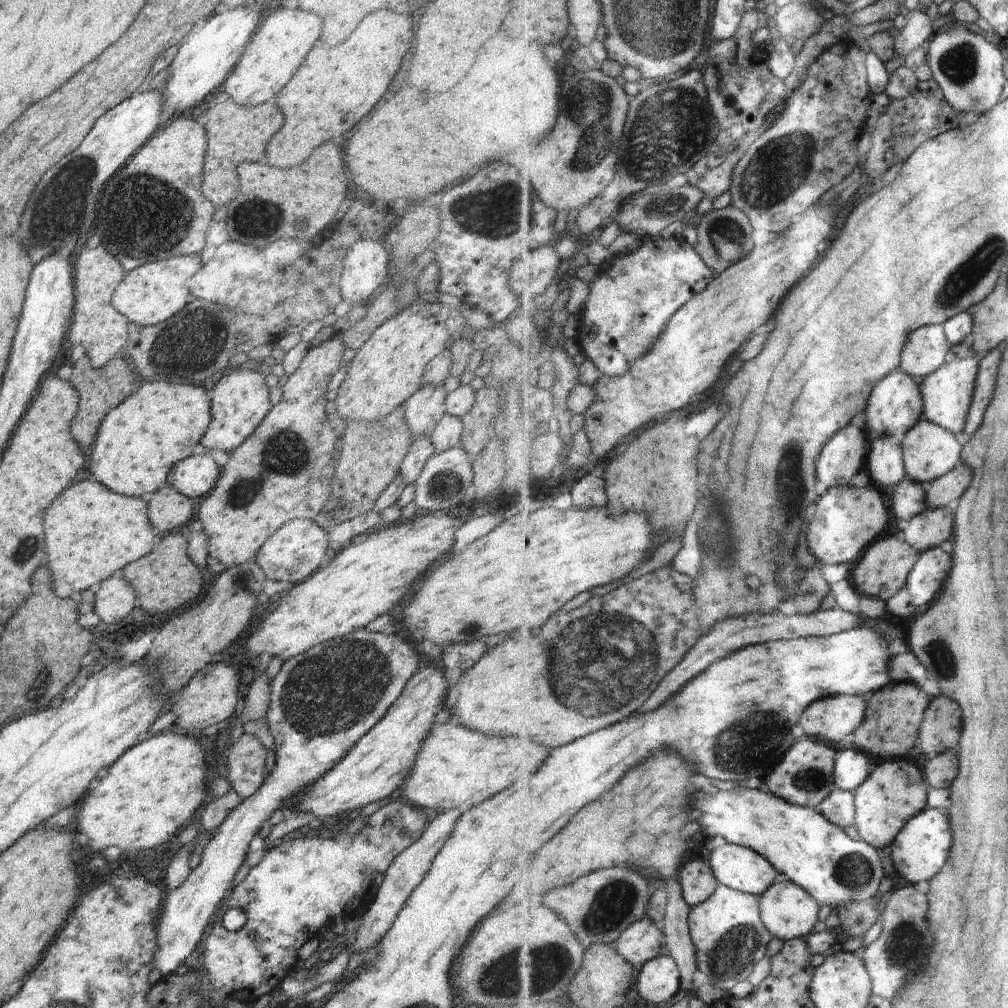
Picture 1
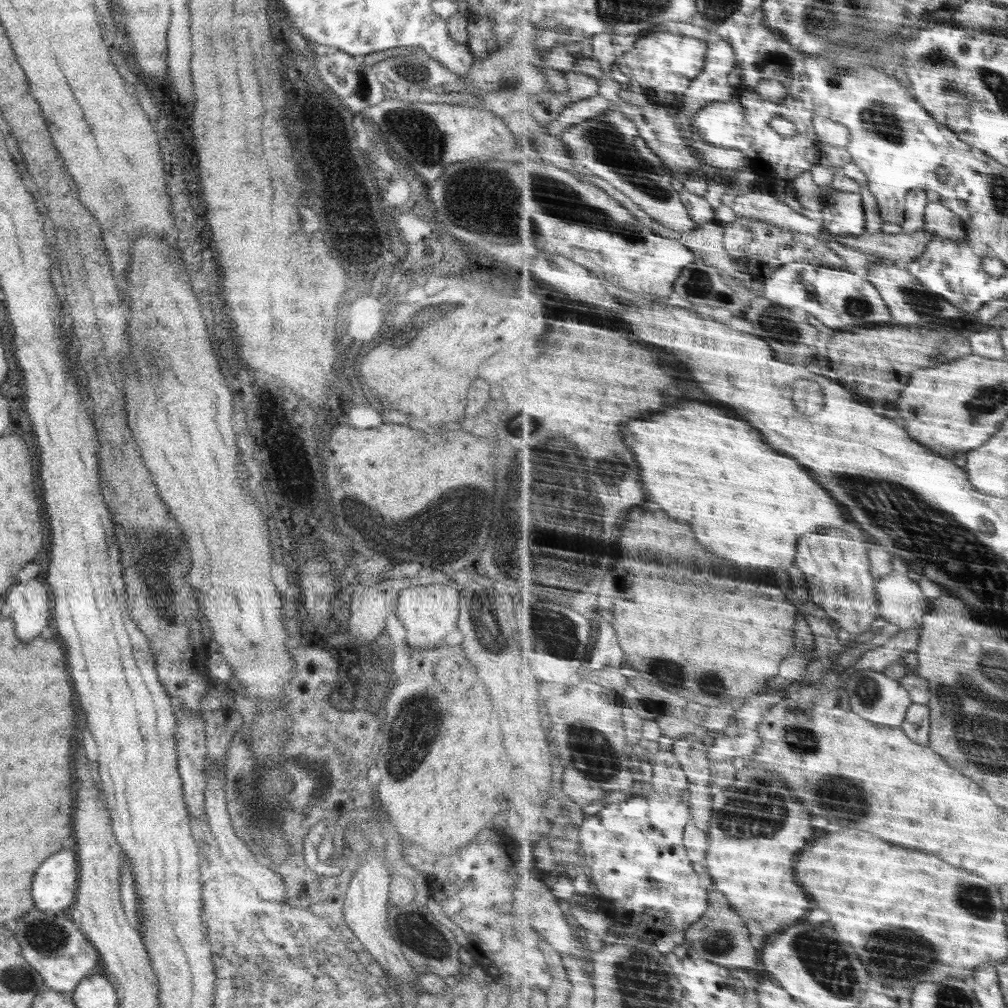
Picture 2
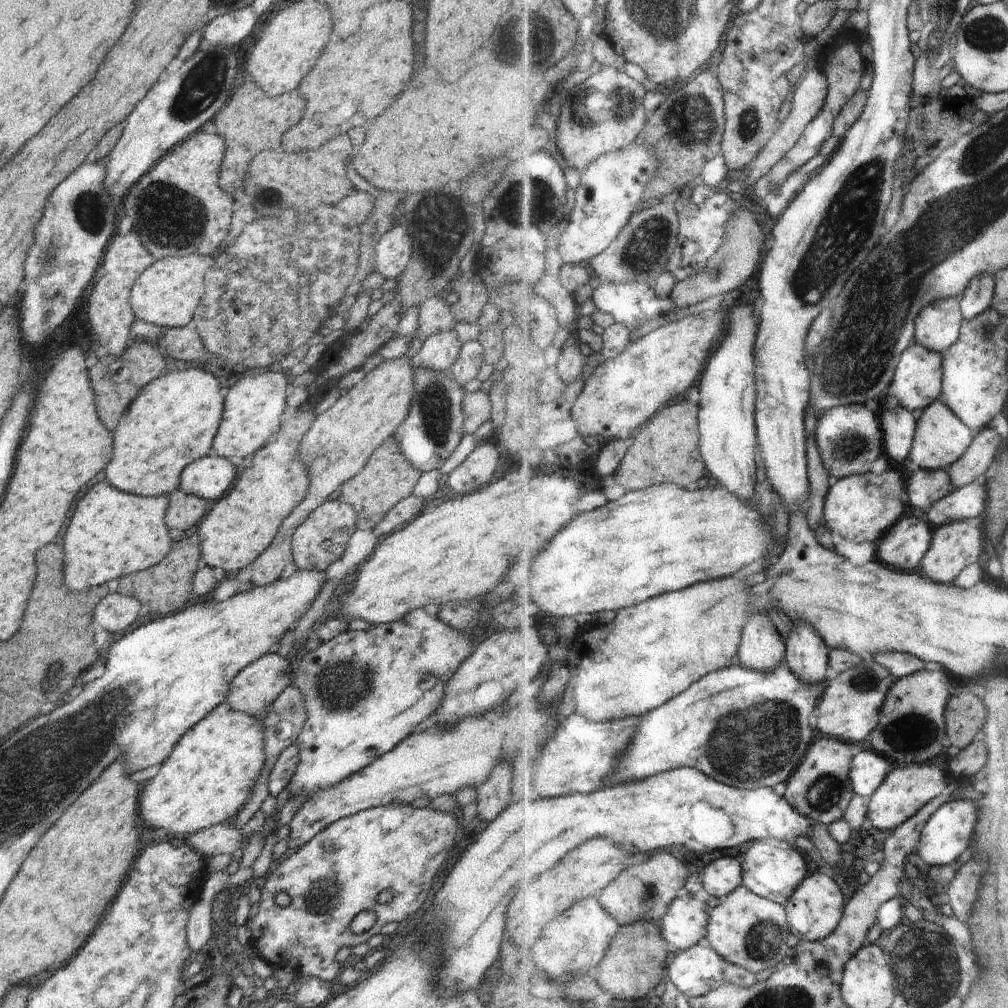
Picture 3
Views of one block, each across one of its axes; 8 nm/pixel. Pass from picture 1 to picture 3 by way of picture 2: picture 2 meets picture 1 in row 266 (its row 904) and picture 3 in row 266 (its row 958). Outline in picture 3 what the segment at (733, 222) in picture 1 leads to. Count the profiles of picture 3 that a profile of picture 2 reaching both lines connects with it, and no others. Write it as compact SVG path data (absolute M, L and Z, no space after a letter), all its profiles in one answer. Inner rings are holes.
M742 210L742 216L738 216L738 220L734 220L734 228L730 228L730 240L726 240L726 248L718 252L718 260L714 260L714 264L710 264L706 272L700 272L698 276L694 276L694 280L686 280L675 286L670 298L674 300L677 307L683 309L683 307L704 302L712 296L722 296L744 286L760 268L762 246L764 246L764 234L756 214L750 210Z

